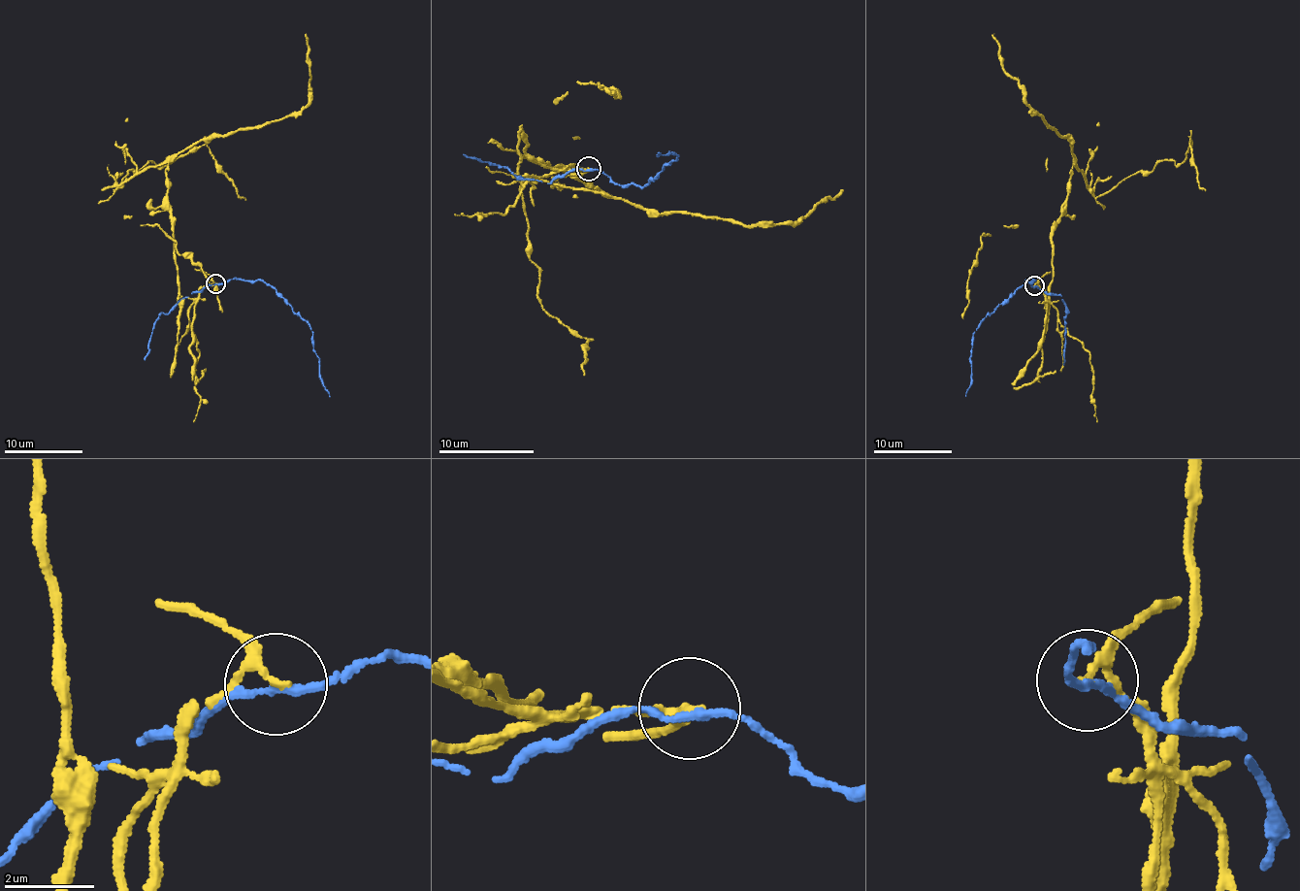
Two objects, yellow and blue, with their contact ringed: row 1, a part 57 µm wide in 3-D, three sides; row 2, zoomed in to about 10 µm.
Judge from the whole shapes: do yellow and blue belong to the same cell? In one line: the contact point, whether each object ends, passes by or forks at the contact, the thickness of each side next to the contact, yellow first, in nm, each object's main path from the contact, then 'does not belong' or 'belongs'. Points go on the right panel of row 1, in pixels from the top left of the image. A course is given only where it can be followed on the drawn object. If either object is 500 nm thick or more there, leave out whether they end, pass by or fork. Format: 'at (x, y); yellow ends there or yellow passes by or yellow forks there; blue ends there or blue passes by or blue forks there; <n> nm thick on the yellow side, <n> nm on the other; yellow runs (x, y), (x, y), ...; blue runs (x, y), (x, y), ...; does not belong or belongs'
at (1034, 285); yellow passes by; blue passes by; 150 nm thick on the yellow side, 160 nm on the other; yellow runs (1035, 285), (1051, 302), (1053, 223), (1075, 167), (1099, 194), (1161, 160), (1183, 163), (1190, 140), (1204, 189); blue runs (1035, 285), (1030, 286), (1034, 280), (1024, 280), (987, 315), (973, 334), (971, 386), (964, 395); does not belong

